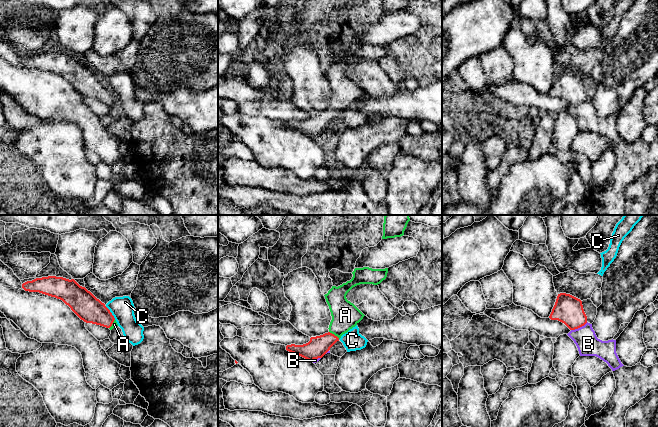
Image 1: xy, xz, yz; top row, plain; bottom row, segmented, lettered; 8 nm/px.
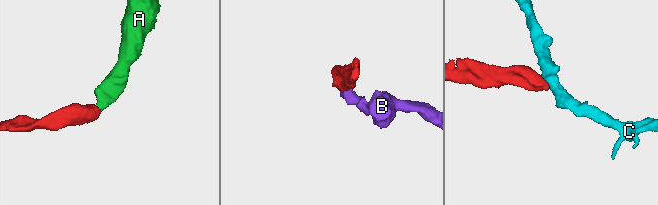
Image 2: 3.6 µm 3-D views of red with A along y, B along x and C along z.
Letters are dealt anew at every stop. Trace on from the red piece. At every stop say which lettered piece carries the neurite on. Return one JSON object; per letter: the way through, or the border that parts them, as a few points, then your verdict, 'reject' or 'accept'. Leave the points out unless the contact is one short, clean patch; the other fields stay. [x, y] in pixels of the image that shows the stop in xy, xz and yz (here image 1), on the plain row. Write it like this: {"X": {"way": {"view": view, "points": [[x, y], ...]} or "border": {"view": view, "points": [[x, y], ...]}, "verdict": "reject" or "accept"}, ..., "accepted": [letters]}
{"A": {"way": {"view": "xz", "points": [[317, 123], [333, 110], [345, 91]]}, "verdict": "accept"}, "B": {"border": {"view": "yz", "points": [[587, 98], [571, 106]]}, "verdict": "reject"}, "C": {"border": {"view": "xy", "points": [[105, 82], [115, 95]]}, "verdict": "reject"}, "accepted": ["A"]}

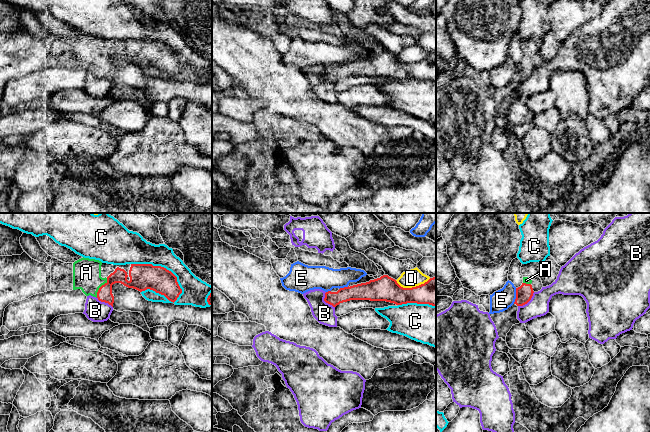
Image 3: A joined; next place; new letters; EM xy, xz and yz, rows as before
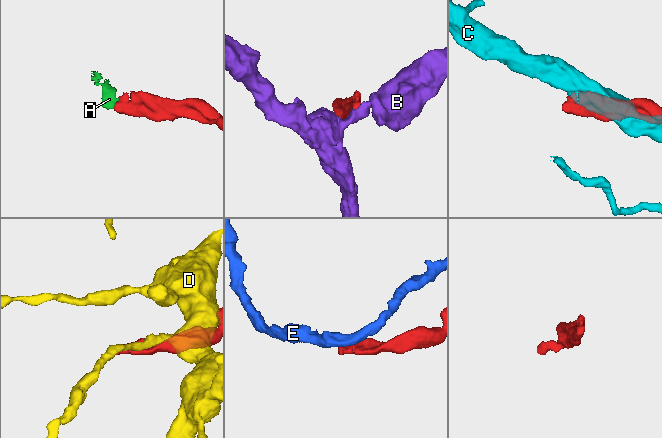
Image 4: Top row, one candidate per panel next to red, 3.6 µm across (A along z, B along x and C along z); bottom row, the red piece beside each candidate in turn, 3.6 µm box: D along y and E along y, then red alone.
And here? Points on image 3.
{"A": {"way": {"view": "xy", "points": [[104, 70], [99, 64], [87, 52], [86, 48]]}, "verdict": "accept"}, "B": {"border": {"view": "yz", "points": [[534, 68], [526, 79], [518, 82]]}, "verdict": "reject"}, "C": {"verdict": "reject"}, "D": {"verdict": "reject"}, "E": {"border": {"view": "yz", "points": [[516, 64], [516, 74], [513, 79]]}, "verdict": "reject"}, "accepted": ["A"]}

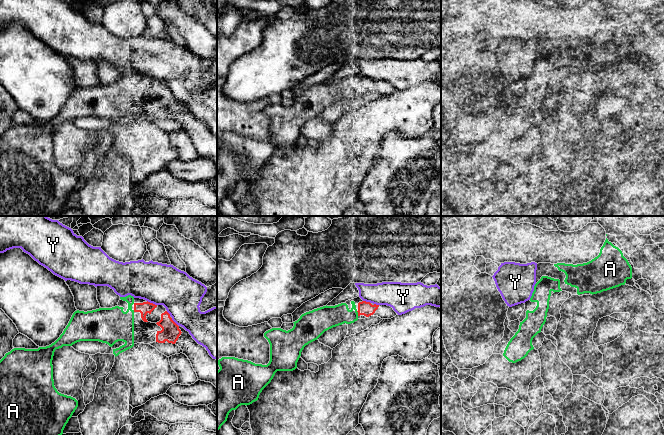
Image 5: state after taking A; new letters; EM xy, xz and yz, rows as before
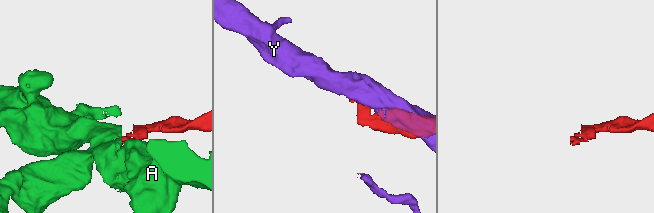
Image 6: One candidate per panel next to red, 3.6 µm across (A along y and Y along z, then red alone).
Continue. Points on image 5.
{"A": {"verdict": "accept"}, "Y": {"verdict": "reject"}, "accepted": ["A"]}

